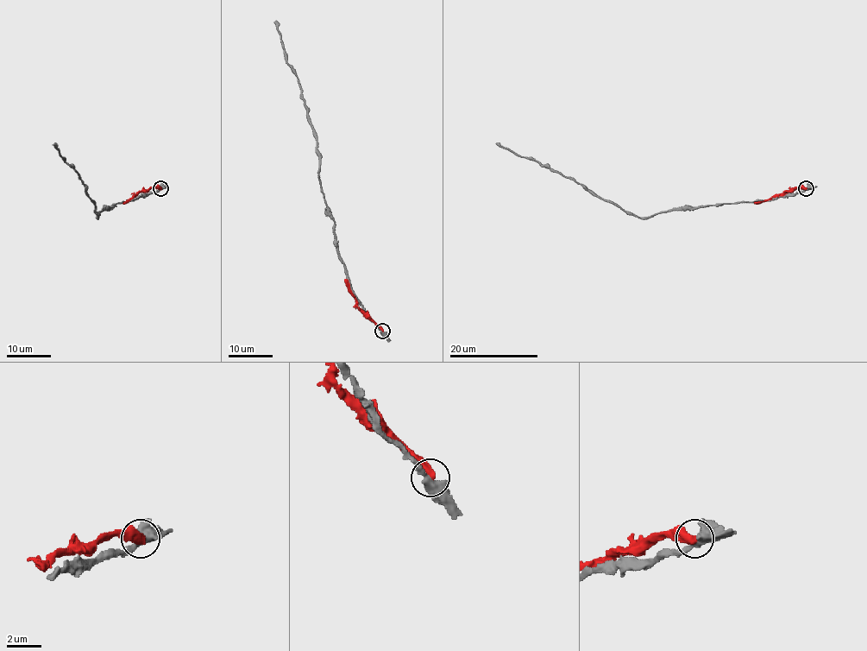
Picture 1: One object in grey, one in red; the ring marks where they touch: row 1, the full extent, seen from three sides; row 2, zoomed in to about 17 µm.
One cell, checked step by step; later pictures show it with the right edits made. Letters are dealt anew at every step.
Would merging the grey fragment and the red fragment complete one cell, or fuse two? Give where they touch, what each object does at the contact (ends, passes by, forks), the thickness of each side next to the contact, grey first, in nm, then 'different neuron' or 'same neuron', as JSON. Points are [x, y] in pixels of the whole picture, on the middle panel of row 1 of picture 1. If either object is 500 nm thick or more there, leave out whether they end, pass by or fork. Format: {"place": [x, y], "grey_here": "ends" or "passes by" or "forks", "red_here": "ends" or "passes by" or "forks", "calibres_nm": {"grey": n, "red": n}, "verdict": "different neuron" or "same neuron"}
{"place": [382, 331], "calibres_nm": {"grey": 550, "red": 460}, "verdict": "different neuron"}

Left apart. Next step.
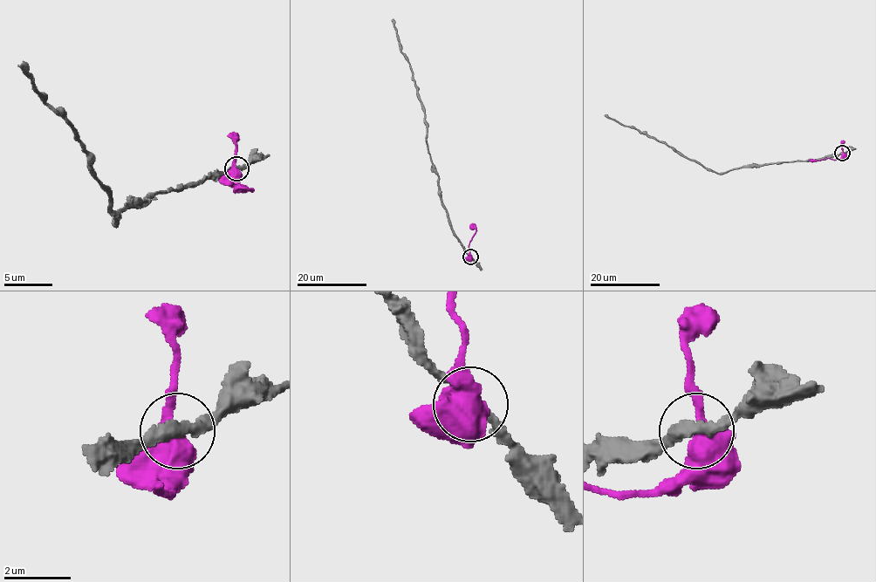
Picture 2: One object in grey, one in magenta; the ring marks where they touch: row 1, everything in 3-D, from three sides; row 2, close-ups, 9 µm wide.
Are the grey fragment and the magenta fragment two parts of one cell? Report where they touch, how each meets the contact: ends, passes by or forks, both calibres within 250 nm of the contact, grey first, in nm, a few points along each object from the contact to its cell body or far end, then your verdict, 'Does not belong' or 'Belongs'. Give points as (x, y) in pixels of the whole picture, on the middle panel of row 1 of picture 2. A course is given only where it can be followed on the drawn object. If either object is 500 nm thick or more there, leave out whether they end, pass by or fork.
Place: (470, 256). Thickness 280 nm (grey) against 500 nm. Course of grey: (470, 256), (452, 229), (442, 203), (438, 174), (426, 142), (425, 110), (409, 62), (400, 51), (393, 19). Course of magenta: (470, 256), (469, 241), (475, 229), (469, 225). Does not belong

